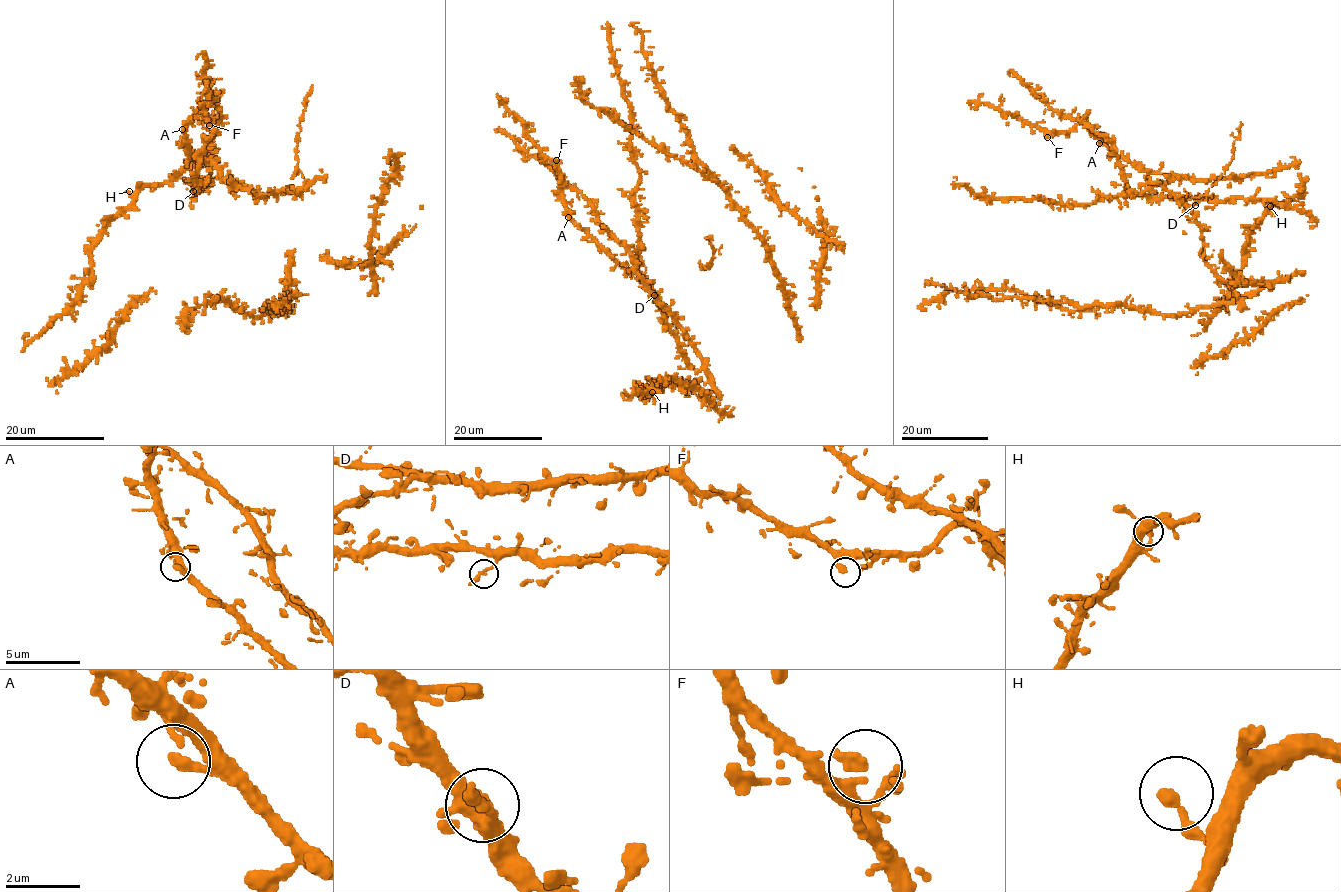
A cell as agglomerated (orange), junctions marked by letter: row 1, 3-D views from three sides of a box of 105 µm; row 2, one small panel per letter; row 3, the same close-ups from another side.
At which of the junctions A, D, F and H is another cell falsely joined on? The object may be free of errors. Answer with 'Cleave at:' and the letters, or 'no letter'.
Cleave at: no letter

